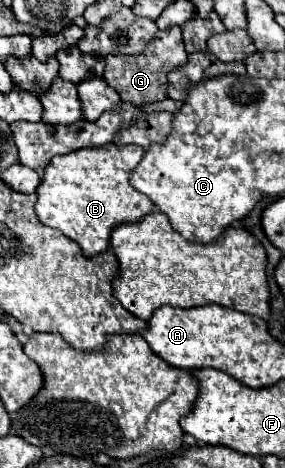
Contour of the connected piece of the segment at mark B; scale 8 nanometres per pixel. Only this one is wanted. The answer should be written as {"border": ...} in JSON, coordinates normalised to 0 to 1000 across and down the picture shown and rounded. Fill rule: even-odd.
{"border":[[[396,306],[340,318],[277,318],[186,335],[165,353],[144,395],[130,400],[123,455],[165,485],[242,502],[291,532],[298,549],[333,549],[382,532],[389,498],[432,476],[481,476],[537,455],[537,434],[453,391],[453,370],[502,340],[509,318],[488,310],[411,314]]]}

